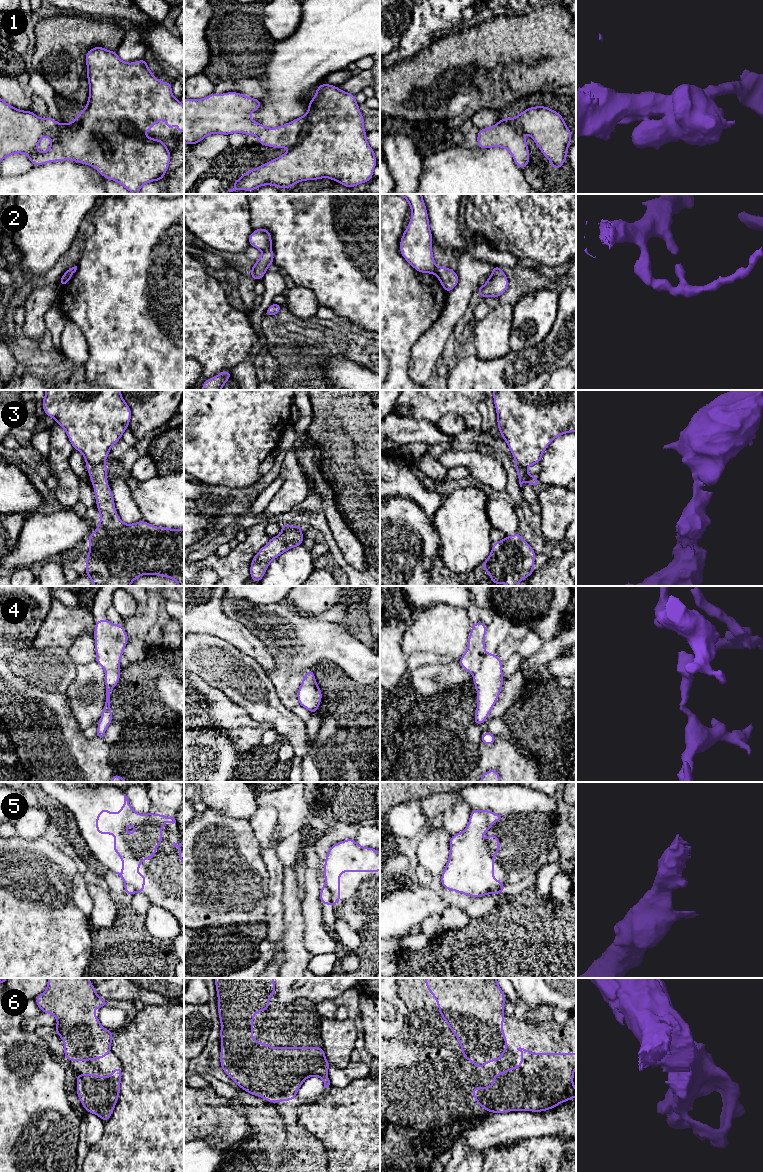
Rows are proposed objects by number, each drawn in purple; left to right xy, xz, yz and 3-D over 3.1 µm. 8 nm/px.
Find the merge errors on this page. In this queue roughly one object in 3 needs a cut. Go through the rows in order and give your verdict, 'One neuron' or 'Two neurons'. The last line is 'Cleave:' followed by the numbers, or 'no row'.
1: One neuron
2: Two neurons
3: Two neurons
4: One neuron
5: Two neurons
6: One neuron
Cleave: 2, 3, 5

